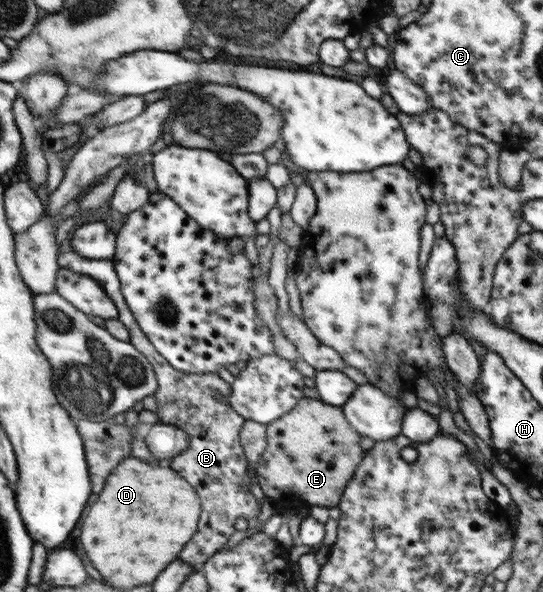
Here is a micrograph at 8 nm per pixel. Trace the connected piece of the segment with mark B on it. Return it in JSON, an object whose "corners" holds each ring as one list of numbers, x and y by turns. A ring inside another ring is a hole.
{"corners":[[64,241,58,253,59,264,63,268,74,270,76,273,92,276,105,285,105,291,114,301,118,310,116,317,129,333,131,346,136,347,150,361,157,379,157,389,152,395,156,400,156,409,153,412,158,416,159,423,178,426,188,434,188,447,177,456,165,463,171,470,177,471,199,495,201,502,201,518,197,532,190,538,183,548,180,559,198,569,210,556,213,556,227,542,235,529,235,518,243,517,245,520,257,516,259,506,251,492,247,490,247,476,245,476,245,457,238,434,241,432,245,420,229,406,221,396,230,394,229,383,219,378,218,374,185,374,175,370,154,349,154,345,142,333,135,320,133,312,124,302,120,291,120,284,110,259,91,260,79,254,71,242],[245,478,245,486,243,486]]}

